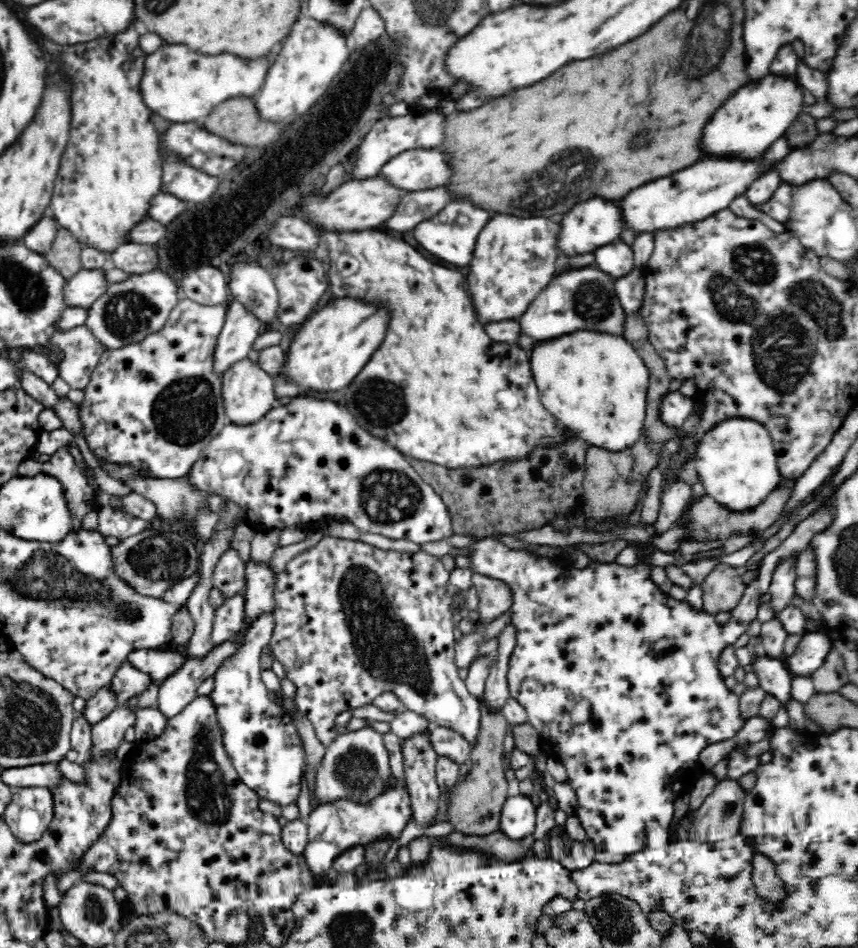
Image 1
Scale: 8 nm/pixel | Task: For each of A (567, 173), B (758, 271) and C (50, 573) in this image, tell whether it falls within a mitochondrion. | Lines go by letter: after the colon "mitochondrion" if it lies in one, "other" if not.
A: mitochondrion
B: mitochondrion
C: mitochondrion

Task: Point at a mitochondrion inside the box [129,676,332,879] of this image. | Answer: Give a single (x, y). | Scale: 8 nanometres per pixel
(202, 731)

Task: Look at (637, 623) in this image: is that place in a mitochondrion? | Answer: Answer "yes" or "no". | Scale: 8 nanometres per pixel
no

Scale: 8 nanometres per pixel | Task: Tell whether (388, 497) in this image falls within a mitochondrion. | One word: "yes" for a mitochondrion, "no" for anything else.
yes

